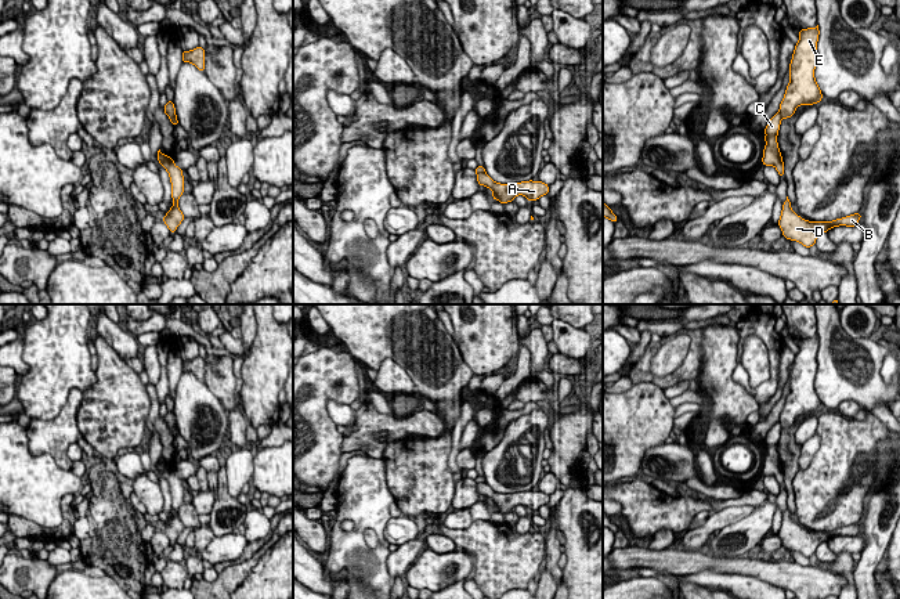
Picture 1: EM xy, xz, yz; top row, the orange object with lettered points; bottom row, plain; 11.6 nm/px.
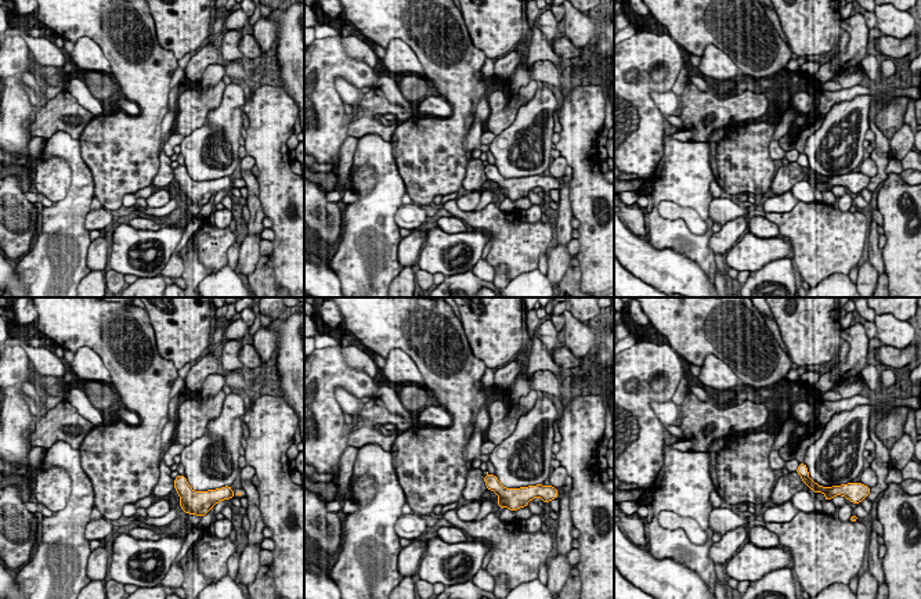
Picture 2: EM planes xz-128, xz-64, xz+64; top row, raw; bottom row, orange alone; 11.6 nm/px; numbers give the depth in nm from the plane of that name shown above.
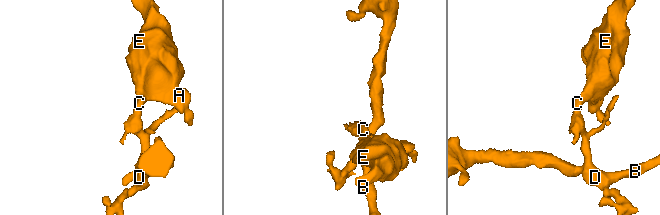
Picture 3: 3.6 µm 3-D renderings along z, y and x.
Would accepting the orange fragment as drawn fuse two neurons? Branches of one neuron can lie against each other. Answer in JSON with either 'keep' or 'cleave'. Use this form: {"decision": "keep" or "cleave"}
{"decision": "cleave"}

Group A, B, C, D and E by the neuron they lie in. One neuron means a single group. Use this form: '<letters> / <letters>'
A E / B C D

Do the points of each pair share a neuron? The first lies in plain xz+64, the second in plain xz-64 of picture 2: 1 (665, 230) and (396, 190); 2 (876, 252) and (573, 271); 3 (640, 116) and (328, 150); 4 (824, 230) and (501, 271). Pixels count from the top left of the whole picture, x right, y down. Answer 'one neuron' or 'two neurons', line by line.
1: one neuron
2: two neurons
3: one neuron
4: two neurons

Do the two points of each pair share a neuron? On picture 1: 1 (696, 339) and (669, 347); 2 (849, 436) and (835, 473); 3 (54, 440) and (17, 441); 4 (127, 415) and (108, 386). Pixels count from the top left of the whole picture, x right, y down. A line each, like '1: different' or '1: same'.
1: different
2: same
3: different
4: same

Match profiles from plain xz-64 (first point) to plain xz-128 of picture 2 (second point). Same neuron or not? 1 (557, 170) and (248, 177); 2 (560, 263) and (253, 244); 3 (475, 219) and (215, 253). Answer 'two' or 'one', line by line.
1: two
2: one
3: one

